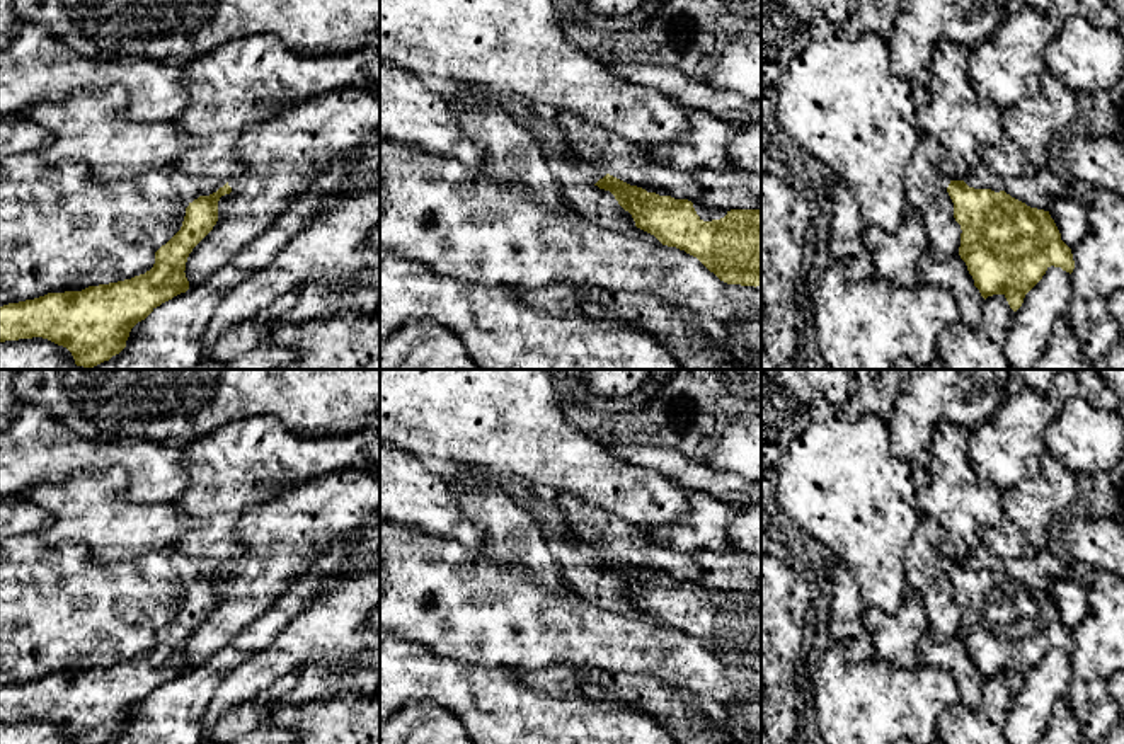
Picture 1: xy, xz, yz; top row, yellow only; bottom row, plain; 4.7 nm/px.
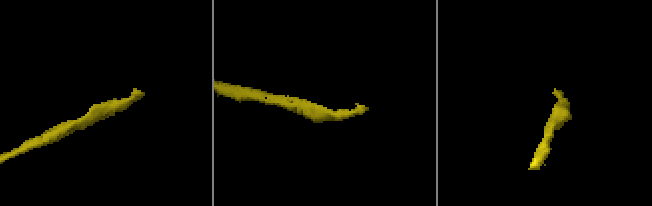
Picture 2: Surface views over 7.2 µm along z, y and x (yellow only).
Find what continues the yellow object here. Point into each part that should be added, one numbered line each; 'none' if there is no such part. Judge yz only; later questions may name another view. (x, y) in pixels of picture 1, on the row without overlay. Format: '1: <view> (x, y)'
none

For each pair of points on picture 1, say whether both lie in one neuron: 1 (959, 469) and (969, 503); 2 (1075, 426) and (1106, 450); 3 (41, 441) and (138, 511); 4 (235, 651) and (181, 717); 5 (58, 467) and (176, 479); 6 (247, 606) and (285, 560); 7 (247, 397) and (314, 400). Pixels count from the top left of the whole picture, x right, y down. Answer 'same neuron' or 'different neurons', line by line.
1: same neuron
2: same neuron
3: different neurons
4: same neuron
5: same neuron
6: same neuron
7: same neuron

